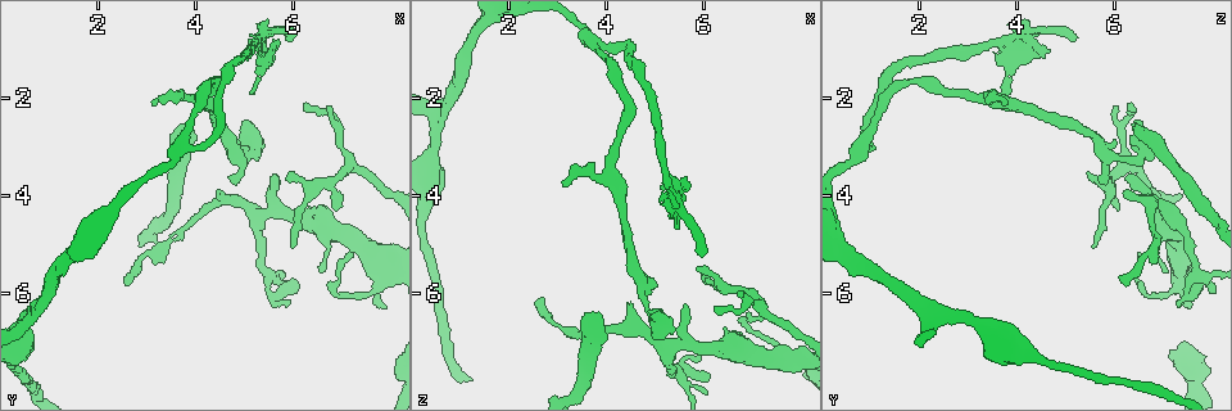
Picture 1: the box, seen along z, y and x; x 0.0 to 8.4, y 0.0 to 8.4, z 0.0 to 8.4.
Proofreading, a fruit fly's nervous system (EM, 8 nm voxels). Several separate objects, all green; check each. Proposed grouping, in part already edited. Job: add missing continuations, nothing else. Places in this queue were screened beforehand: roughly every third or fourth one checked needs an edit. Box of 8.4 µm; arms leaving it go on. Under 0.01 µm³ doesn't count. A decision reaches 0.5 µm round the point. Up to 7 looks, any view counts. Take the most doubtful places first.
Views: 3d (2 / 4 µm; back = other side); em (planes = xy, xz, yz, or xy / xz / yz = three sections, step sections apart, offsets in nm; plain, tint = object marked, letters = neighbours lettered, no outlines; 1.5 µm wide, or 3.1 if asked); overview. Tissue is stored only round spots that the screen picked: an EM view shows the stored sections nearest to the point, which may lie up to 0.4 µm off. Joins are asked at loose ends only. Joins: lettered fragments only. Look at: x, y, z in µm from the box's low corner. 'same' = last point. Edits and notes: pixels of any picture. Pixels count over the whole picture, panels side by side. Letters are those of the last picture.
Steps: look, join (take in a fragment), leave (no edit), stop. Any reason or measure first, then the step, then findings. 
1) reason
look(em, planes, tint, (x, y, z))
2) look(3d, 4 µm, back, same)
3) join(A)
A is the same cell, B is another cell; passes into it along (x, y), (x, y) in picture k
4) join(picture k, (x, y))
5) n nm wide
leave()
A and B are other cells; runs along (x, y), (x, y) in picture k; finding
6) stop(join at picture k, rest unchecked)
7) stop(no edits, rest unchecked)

free end
look(em, xy, step 8, tint, (3.90, 2.60, 6.40))

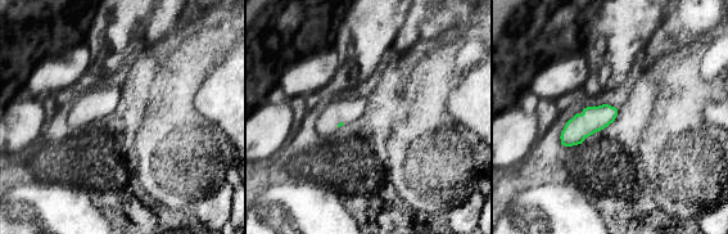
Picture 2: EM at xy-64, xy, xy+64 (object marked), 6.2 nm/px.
cut it another way
look(em, planes, letters, same)

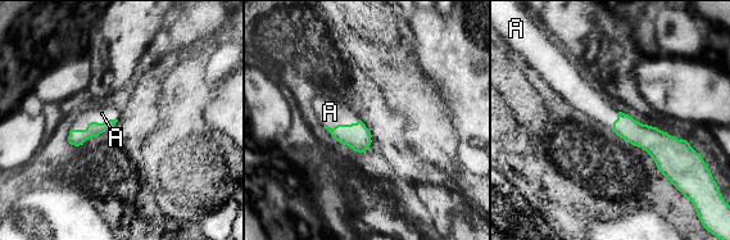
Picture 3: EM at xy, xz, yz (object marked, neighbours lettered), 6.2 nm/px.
join(A)
A is the same cell; passes into it along (76, 137), (94, 122), (101, 113) in picture 3; the neuron continues

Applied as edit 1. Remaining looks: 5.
an open end
look(em, xz, step 8, tint, (3.10, 2.10, 3.75))

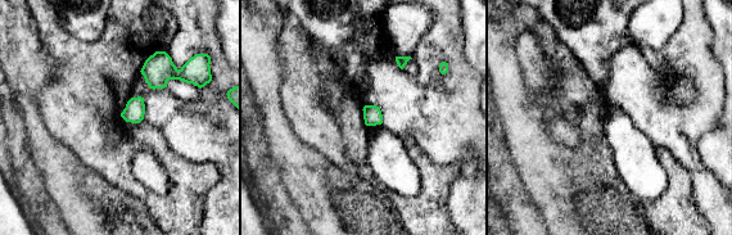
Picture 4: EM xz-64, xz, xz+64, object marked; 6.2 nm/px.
cut it another way
look(em, planes, letters, same)

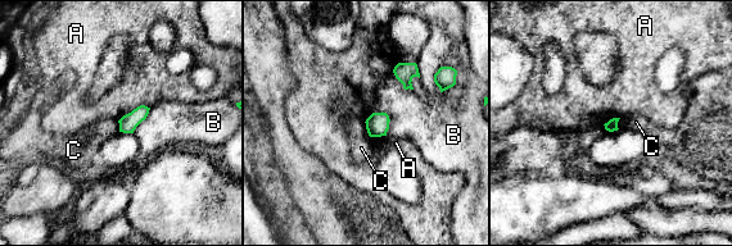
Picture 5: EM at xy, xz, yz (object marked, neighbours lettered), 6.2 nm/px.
leave()
A, B and C are other cells; border along (117, 121), (120, 124) in picture 5; no lettered fragment goes on from it

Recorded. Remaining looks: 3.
stop(join at picture 3, rest unchecked)

